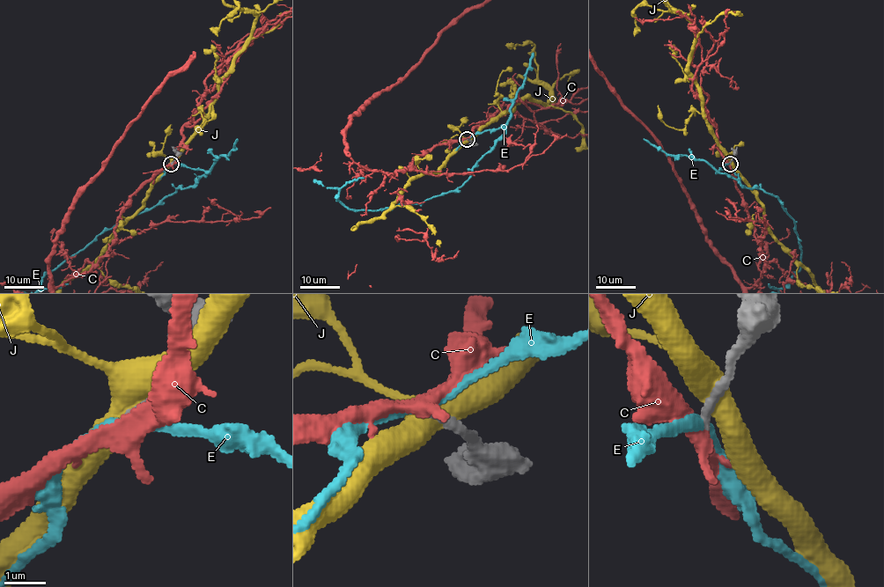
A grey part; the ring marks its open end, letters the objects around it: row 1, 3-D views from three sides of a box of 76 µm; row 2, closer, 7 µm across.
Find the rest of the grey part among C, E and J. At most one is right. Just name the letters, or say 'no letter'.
C

